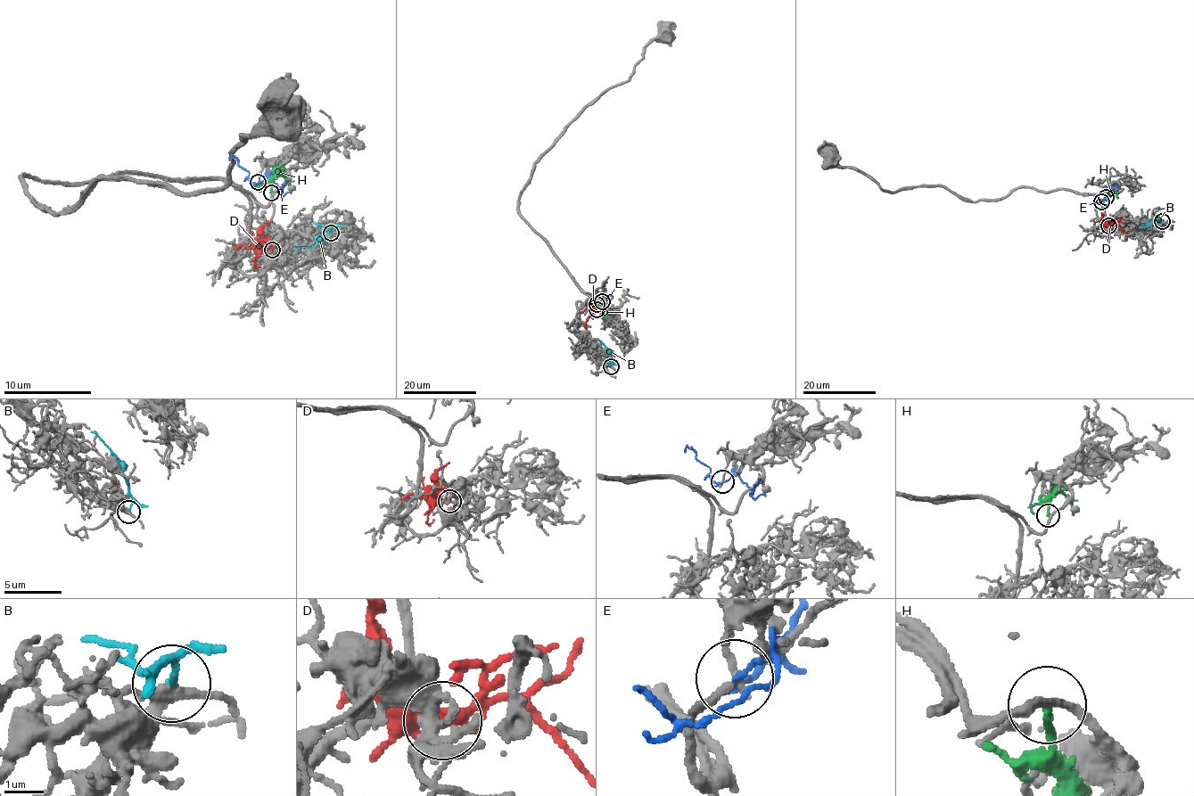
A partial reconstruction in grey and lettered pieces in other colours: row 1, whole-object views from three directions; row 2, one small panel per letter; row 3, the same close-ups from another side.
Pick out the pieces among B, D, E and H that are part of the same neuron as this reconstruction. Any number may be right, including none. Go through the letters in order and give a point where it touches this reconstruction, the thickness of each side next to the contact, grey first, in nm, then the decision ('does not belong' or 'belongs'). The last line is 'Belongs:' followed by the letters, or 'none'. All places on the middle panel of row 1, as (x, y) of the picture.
B: meets grey at (611, 366); 320 nm thick on the grey side, 150 nm on the other; does not belong
D: meets grey at (596, 309); 260 nm thick on the grey side, 260 nm on the other; belongs
E: meets grey at (596, 304); 180 nm thick on the grey side, 140 nm on the other; does not belong
H: meets grey at (602, 301); 200 nm thick on the grey side, 190 nm on the other; does not belong
Belongs: D

